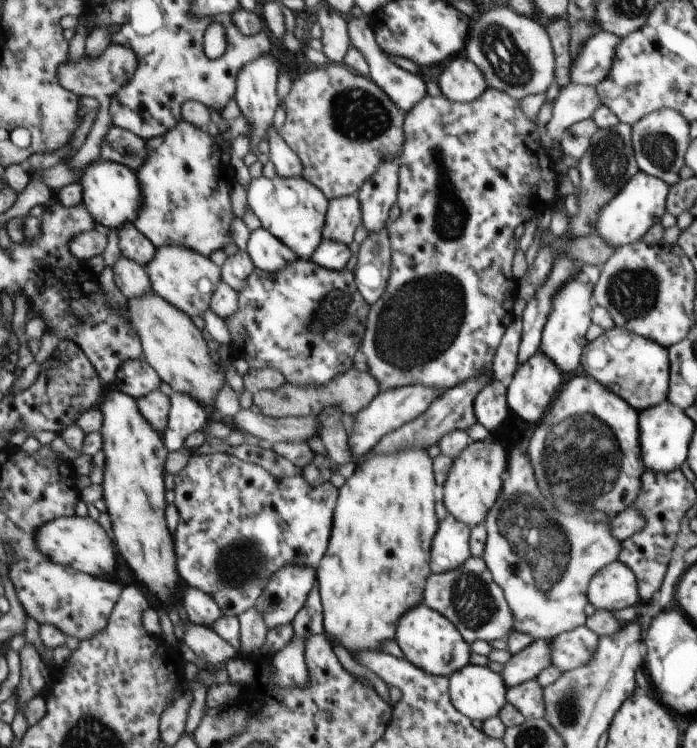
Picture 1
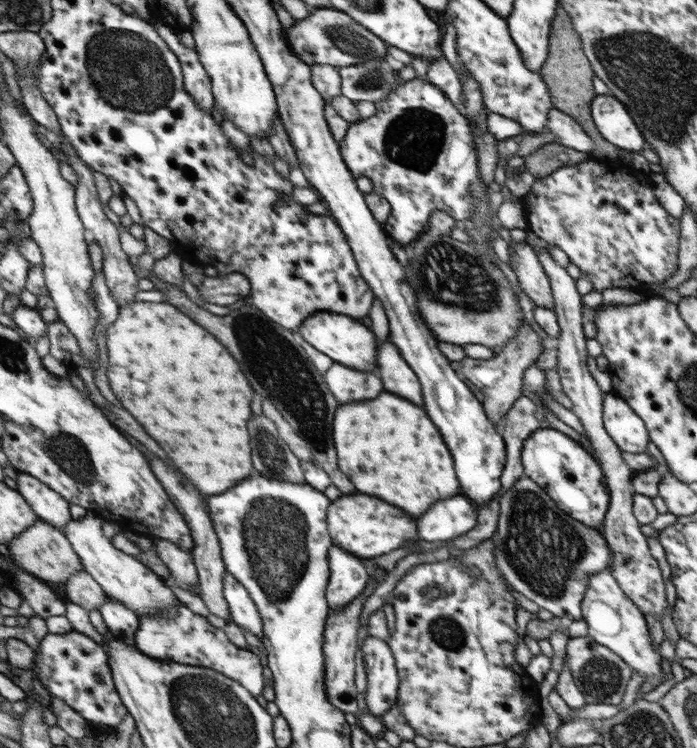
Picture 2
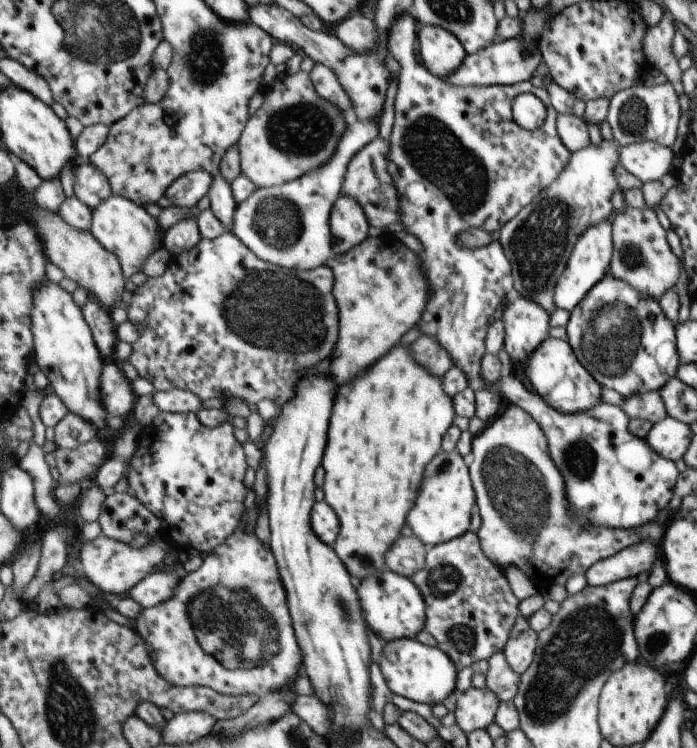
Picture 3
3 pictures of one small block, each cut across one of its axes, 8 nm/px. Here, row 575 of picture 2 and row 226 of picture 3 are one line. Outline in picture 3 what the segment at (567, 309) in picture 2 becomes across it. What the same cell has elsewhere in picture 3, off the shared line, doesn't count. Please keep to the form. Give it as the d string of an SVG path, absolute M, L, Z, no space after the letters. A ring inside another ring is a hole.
M624 206L612 219L612 227L614 248L609 273L618 280L630 283L634 290L643 295L660 301L679 280L680 260L672 254L666 242L666 232L656 214L647 206L641 209Z

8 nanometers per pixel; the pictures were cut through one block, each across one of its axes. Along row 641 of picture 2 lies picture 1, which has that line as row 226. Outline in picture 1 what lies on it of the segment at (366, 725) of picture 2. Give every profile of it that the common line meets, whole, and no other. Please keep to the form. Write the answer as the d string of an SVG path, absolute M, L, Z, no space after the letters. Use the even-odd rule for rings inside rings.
M345 195L329 199L328 219L325 222L324 238L334 240L346 245L352 243L352 236L356 228L363 224L360 218L361 202L356 195Z

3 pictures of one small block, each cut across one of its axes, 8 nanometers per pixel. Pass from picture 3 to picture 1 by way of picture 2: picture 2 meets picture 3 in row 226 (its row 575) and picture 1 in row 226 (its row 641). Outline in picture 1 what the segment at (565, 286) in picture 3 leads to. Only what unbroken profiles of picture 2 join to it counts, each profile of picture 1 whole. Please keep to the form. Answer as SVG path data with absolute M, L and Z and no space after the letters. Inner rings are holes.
M639 171L597 214L595 234L607 245L619 247L641 241L650 229L661 223L666 213L669 184Z

